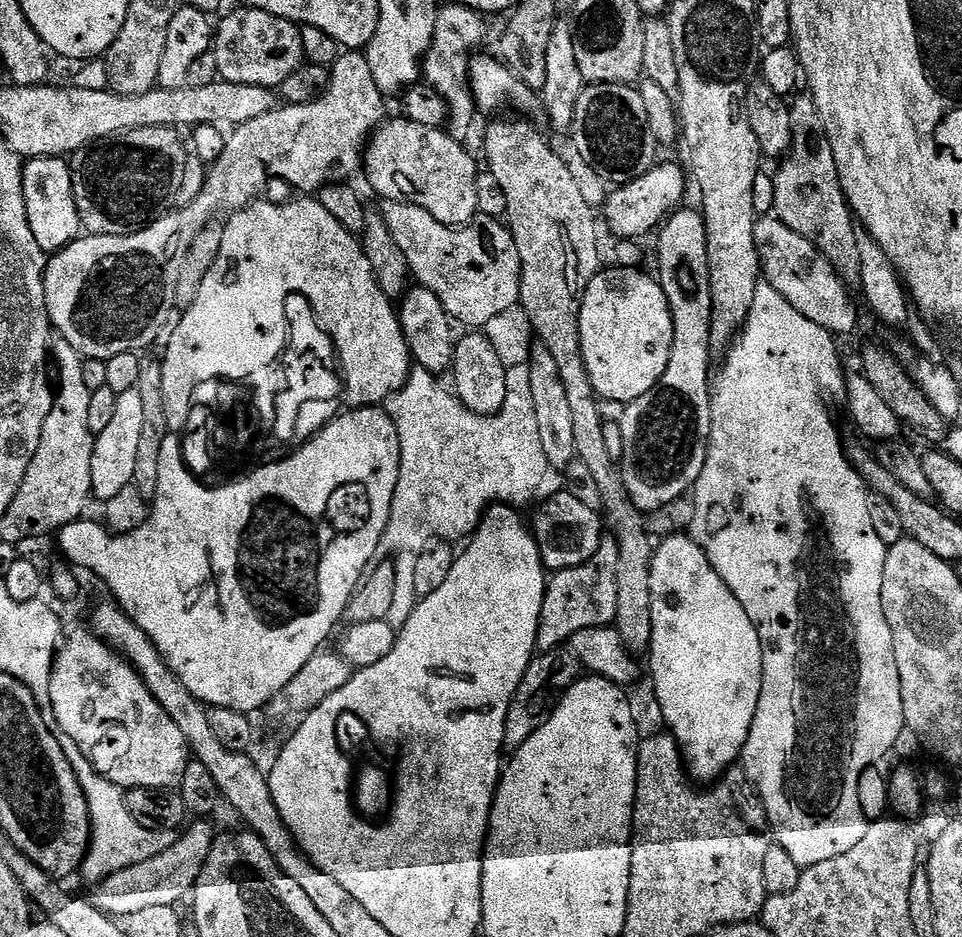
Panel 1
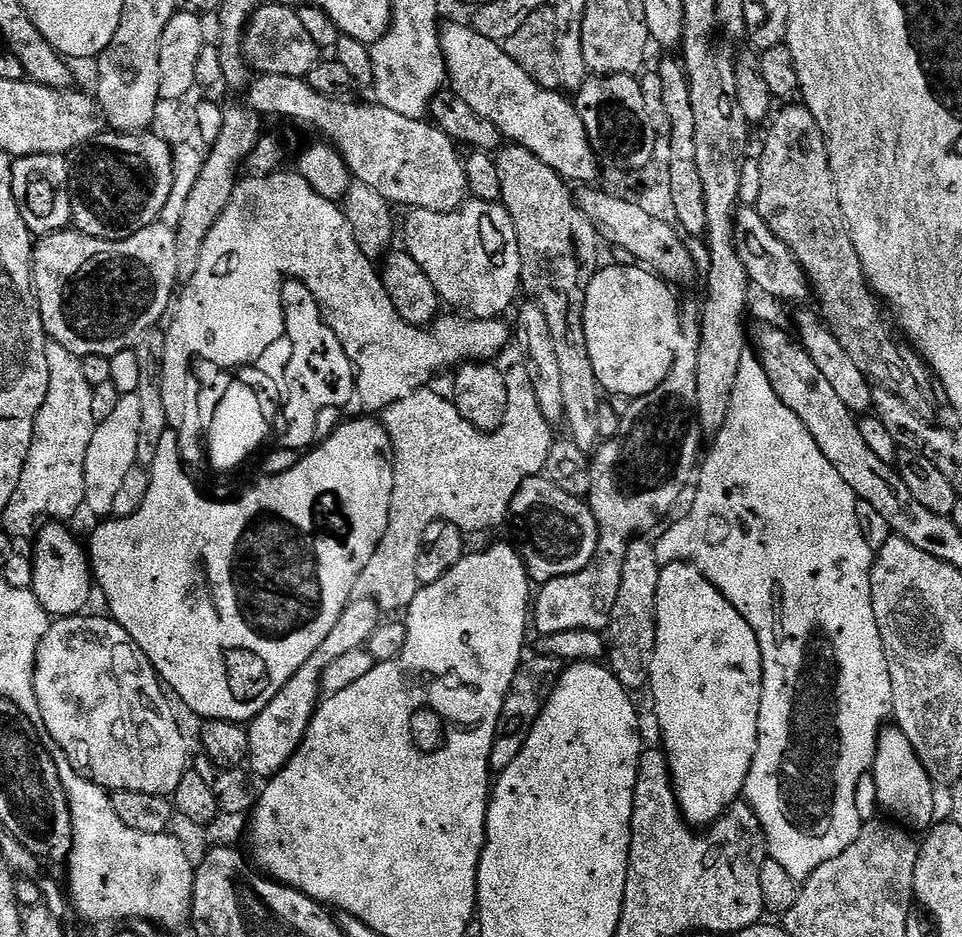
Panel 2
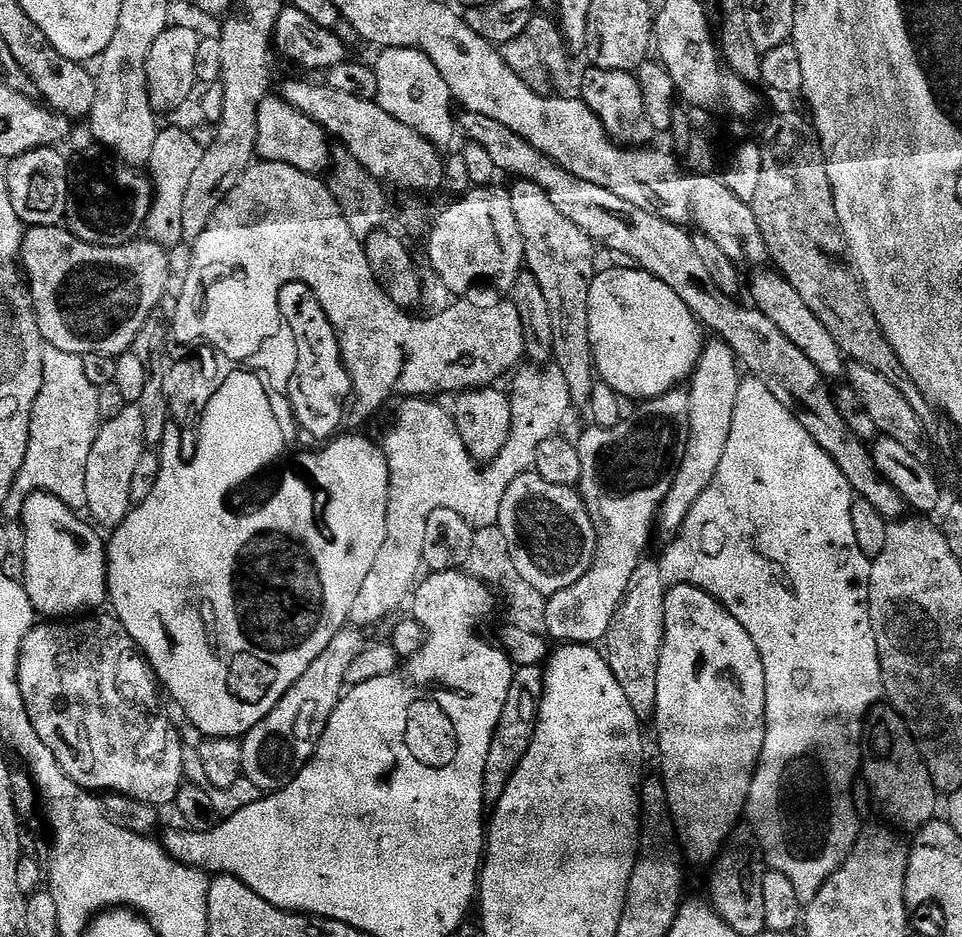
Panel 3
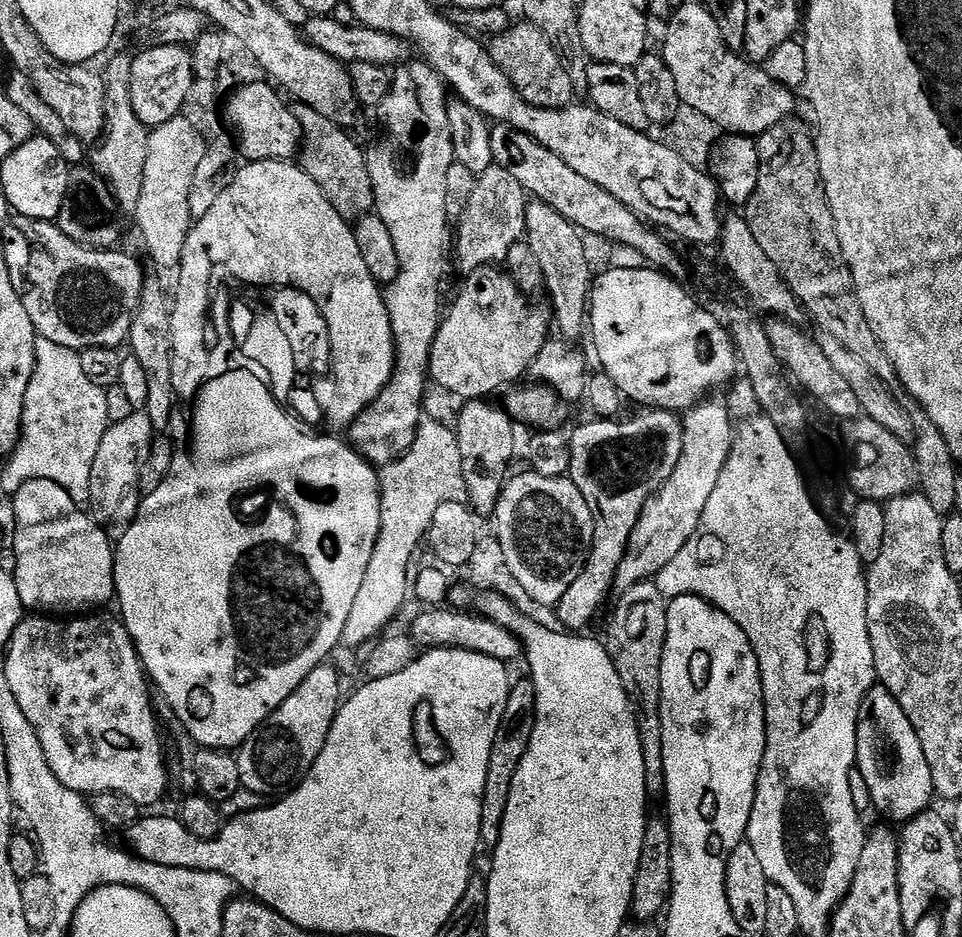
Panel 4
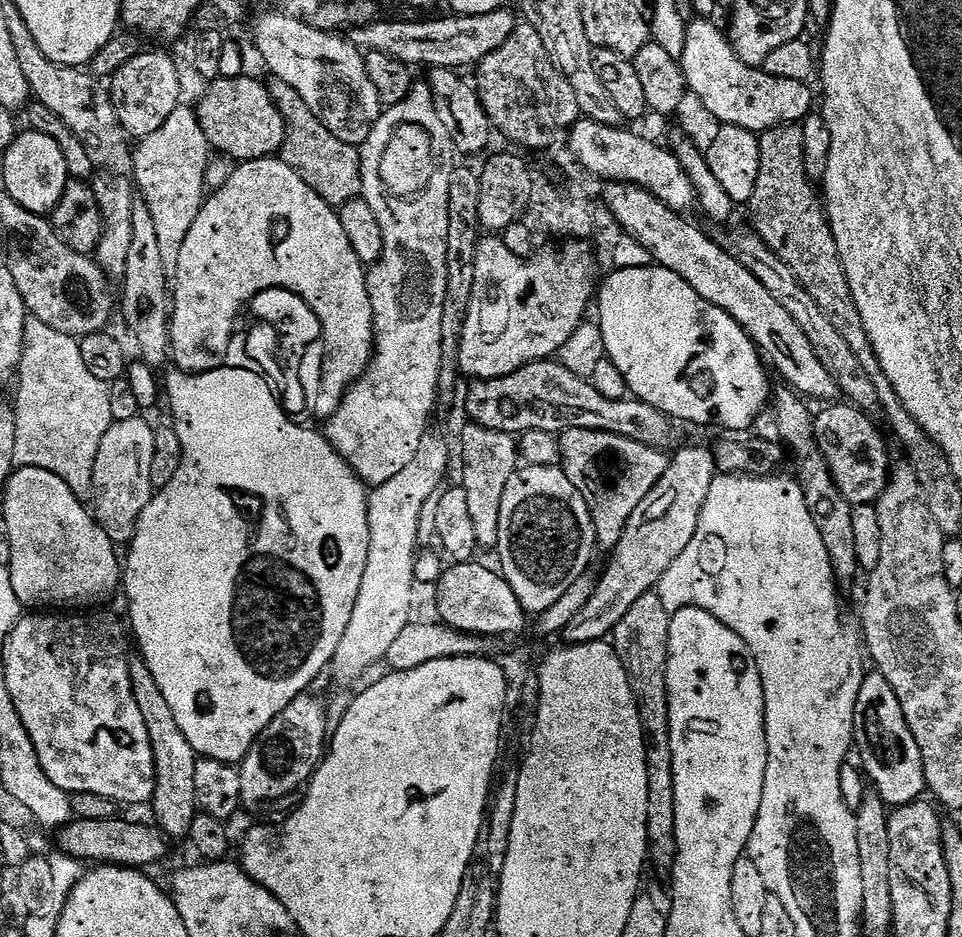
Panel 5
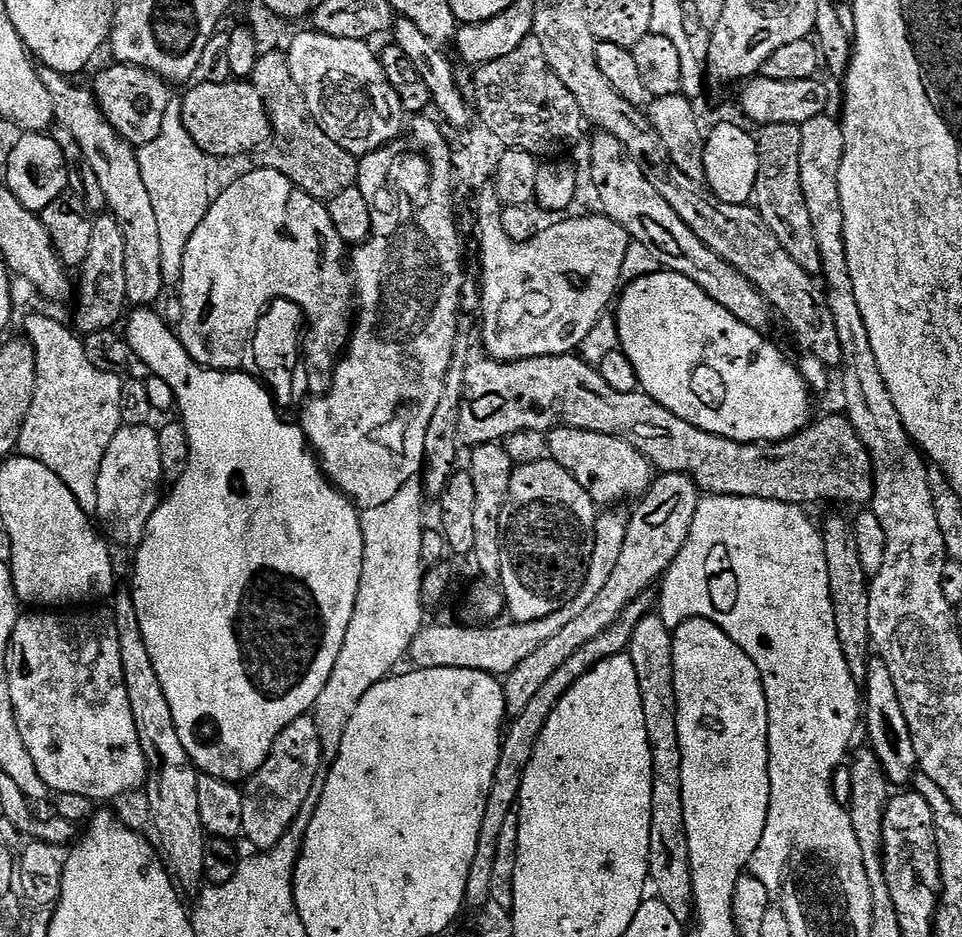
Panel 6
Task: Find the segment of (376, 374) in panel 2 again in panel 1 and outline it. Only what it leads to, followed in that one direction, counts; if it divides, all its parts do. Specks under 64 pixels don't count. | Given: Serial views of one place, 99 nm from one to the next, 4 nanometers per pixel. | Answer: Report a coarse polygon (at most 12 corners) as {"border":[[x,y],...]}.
{"border":[[257,199],[162,355],[180,434],[196,380],[276,355],[308,299],[343,399],[383,405],[414,361],[357,233],[319,199]]}

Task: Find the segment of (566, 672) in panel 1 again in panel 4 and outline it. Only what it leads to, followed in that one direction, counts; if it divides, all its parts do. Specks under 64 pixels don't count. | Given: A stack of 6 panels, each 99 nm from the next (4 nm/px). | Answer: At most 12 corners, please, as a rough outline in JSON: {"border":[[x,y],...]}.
{"border":[[531,679],[516,680],[494,734],[482,794],[483,847],[495,850],[536,721]]}

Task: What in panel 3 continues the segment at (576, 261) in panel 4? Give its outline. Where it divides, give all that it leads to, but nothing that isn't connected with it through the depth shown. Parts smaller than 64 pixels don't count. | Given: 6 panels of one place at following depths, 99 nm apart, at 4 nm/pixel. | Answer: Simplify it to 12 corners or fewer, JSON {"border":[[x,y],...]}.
{"border":[[510,191],[538,278],[552,360],[573,405],[598,381],[590,342],[597,245],[546,198]]}

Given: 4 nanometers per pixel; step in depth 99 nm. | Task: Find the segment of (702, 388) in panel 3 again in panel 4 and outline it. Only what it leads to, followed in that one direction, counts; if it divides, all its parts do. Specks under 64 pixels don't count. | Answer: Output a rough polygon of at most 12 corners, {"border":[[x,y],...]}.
{"border":[[720,400],[683,413],[682,458],[651,496],[617,593],[652,580],[690,542],[732,453]]}

